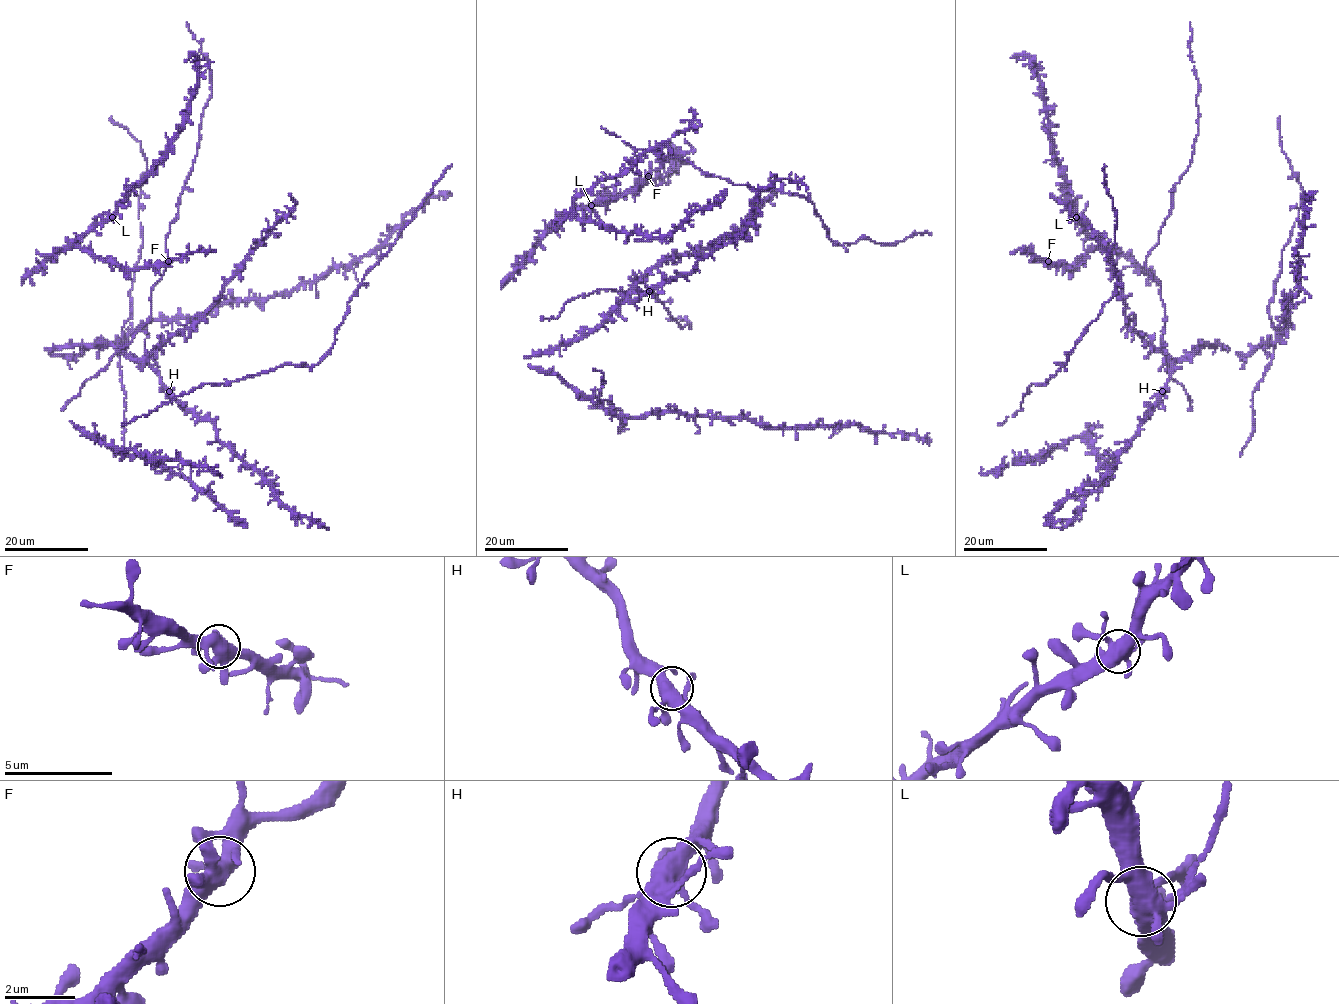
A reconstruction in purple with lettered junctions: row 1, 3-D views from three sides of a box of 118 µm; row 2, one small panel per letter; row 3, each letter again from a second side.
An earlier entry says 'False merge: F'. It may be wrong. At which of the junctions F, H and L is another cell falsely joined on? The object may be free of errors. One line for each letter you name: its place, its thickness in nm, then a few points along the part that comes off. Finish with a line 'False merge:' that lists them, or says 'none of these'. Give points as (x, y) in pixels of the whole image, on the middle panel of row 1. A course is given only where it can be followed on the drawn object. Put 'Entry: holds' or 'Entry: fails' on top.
Entry: fails
False merge: none of these

